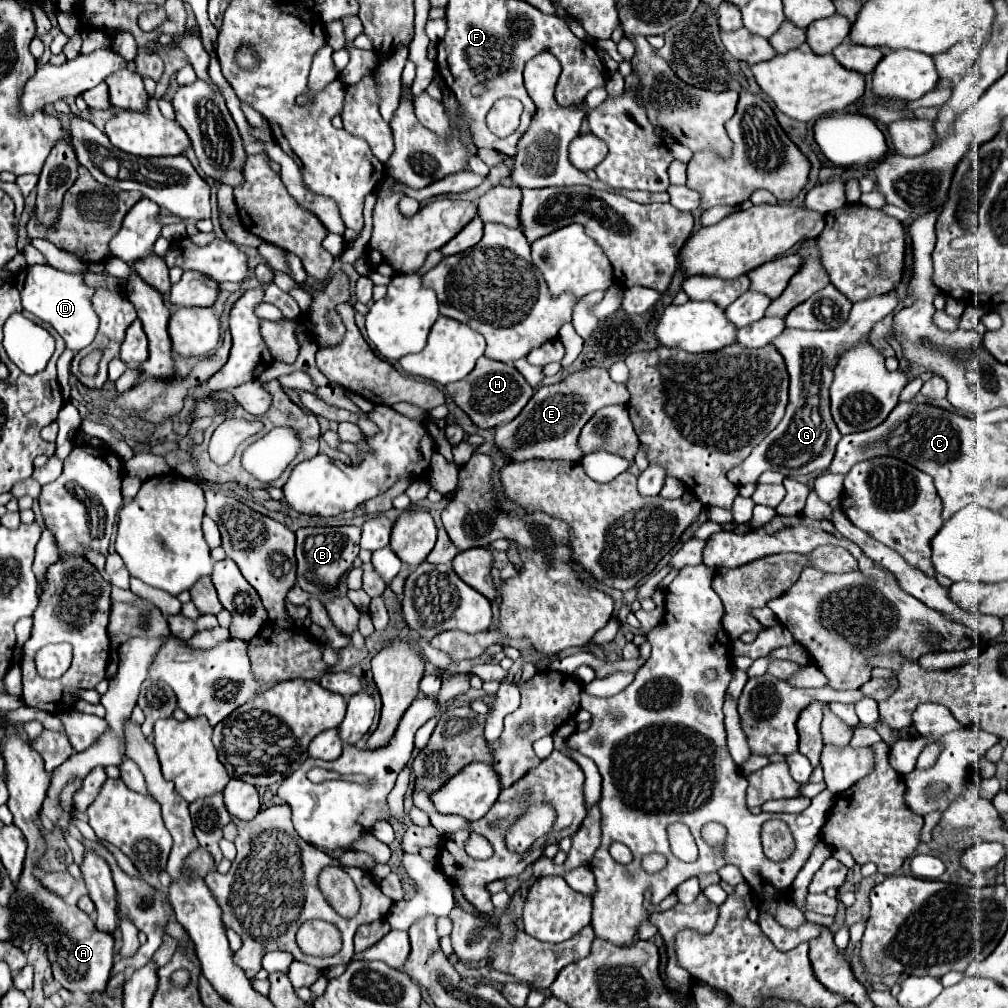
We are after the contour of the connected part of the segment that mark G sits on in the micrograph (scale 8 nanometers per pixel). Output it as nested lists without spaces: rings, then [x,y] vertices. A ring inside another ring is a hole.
[[[888,293],[884,297],[872,297],[860,303],[854,303],[848,321],[832,331],[800,331],[786,329],[772,345],[782,353],[788,373],[790,373],[790,403],[786,407],[786,415],[780,425],[770,431],[764,441],[754,449],[754,453],[738,467],[728,473],[728,479],[734,485],[756,483],[764,471],[778,471],[786,477],[800,477],[810,473],[824,473],[834,457],[836,445],[842,435],[838,435],[838,427],[830,415],[830,385],[832,385],[832,369],[836,361],[848,351],[854,349],[870,335],[872,327],[882,321],[888,313],[898,305],[896,293]]]

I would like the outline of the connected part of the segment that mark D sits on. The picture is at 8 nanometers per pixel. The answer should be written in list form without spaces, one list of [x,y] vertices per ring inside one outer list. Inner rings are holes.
[[[28,265],[20,271],[20,275],[26,275],[22,281],[20,297],[22,297],[22,307],[42,321],[48,321],[66,341],[66,347],[78,353],[82,347],[88,347],[94,337],[96,329],[100,325],[100,319],[96,317],[96,311],[92,311],[92,295],[94,287],[86,285],[84,275],[88,269],[78,271],[78,273],[68,273],[54,269],[50,265]]]

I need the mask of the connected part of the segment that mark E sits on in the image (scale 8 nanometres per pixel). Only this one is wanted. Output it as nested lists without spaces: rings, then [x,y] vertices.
[[[592,367],[572,373],[556,385],[542,385],[516,421],[496,427],[494,445],[514,463],[528,459],[568,459],[578,463],[584,457],[584,451],[578,447],[578,435],[594,411],[604,405],[627,404],[629,398],[626,387],[614,383],[606,369]]]

